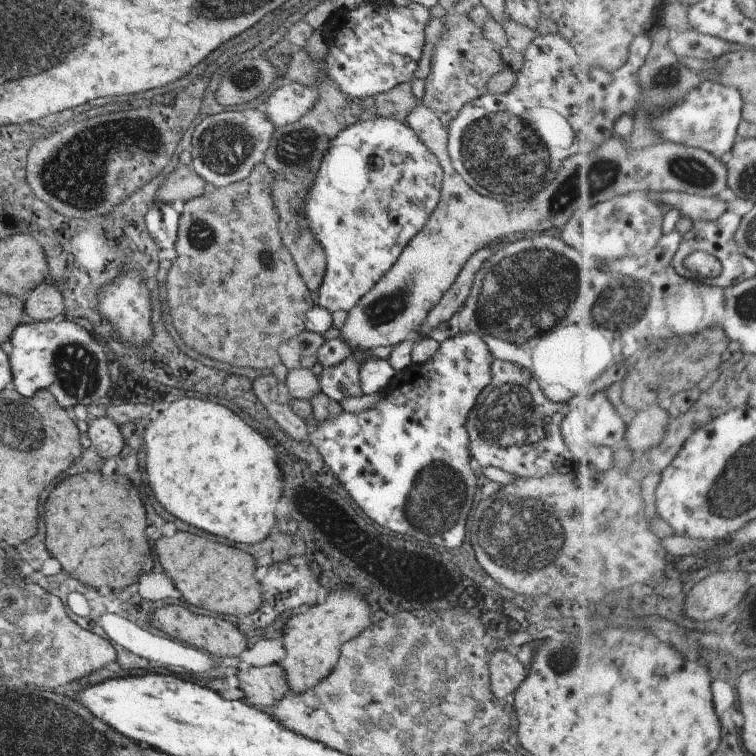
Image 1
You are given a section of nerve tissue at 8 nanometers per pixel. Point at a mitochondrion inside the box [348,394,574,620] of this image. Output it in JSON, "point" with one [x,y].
{"point":[437,501]}

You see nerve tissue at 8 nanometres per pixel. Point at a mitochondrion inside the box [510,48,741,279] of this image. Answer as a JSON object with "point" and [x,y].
{"point":[602,172]}

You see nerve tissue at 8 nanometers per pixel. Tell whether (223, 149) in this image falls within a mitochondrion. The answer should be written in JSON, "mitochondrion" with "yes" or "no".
{"mitochondrion":"yes"}

